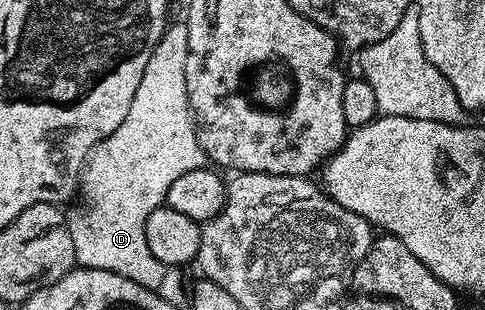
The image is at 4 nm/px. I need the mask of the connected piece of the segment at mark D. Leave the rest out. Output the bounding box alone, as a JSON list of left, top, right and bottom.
[68,22,208,293]

